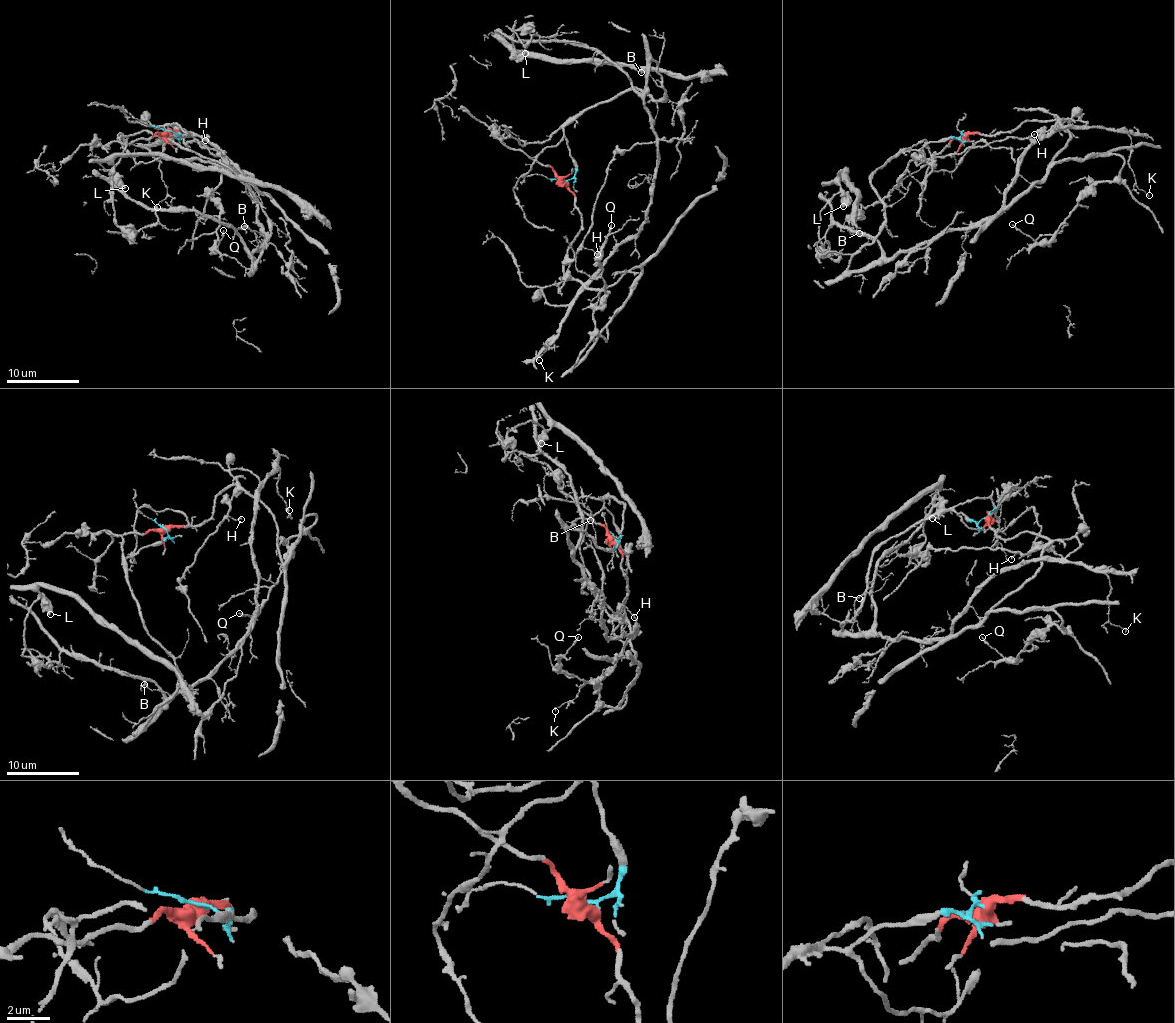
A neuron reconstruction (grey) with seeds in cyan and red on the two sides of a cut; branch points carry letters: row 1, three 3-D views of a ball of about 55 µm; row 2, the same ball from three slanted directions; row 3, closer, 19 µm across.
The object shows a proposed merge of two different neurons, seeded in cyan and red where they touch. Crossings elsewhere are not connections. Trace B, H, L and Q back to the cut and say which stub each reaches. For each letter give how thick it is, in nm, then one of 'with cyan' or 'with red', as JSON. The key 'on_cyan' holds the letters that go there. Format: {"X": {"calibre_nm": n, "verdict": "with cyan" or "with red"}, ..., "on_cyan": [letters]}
{"B": {"calibre_nm": 160, "verdict": "with cyan"}, "H": {"calibre_nm": 120, "verdict": "with red"}, "L": {"calibre_nm": 400, "verdict": "with cyan"}, "Q": {"calibre_nm": 180, "verdict": "with red"}, "on_cyan": ["B", "L"]}

